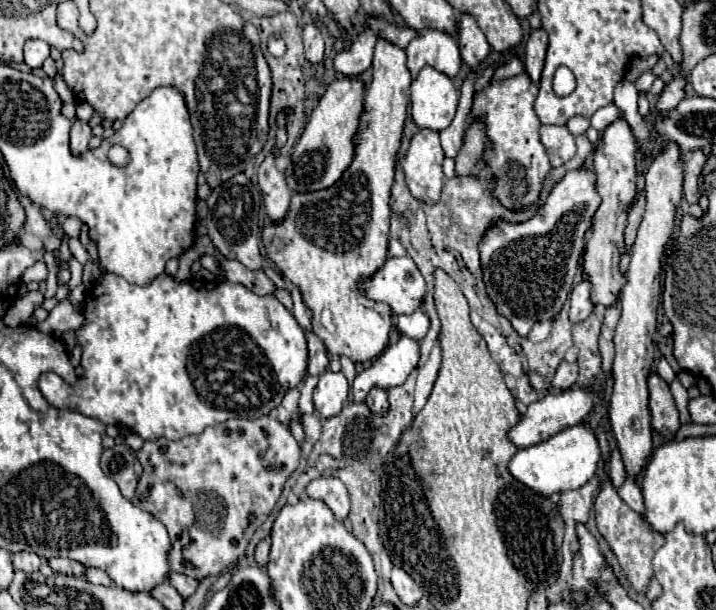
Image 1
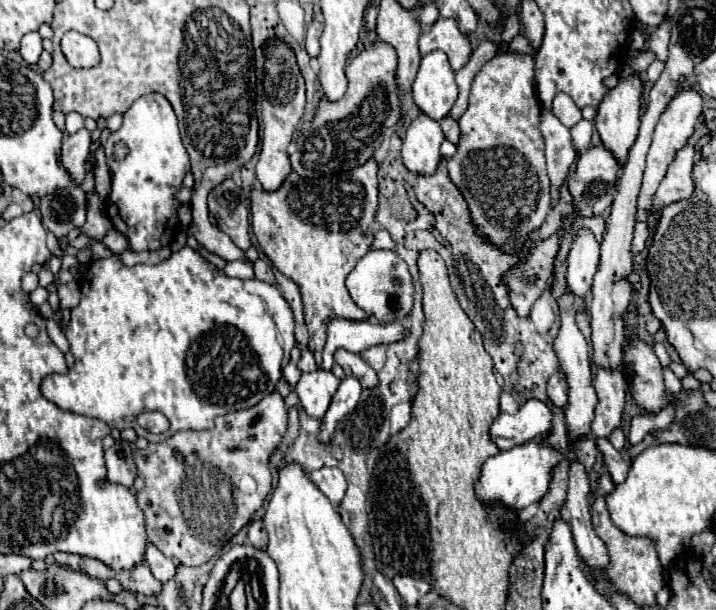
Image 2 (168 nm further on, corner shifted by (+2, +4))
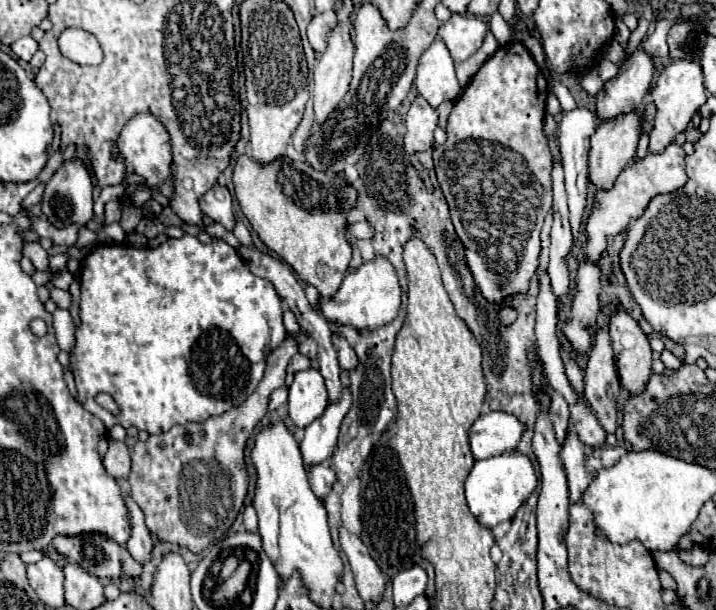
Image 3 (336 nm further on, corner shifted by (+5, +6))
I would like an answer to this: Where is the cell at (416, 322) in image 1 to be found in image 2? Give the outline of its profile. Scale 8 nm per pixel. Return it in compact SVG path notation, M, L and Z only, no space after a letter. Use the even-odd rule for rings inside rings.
M334 318L328 324L328 342L322 352L322 370L332 370L332 356L334 350L344 348L348 352L360 354L362 350L374 344L392 344L400 342L410 334L408 326L400 320L386 322L386 324L370 324L370 322L352 322Z

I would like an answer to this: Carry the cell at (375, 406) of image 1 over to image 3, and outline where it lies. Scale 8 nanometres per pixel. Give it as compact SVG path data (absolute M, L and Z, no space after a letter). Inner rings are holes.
M333 332L333 336L331 336L331 340L333 340L333 346L337 346L337 354L339 354L339 364L341 364L341 368L343 368L343 370L355 368L359 360L357 360L355 350L349 346L349 342L347 342L343 336L335 334L335 332Z

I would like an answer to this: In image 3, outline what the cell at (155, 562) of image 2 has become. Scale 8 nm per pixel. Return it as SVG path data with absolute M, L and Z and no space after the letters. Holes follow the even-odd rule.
M127 496L125 504L129 510L129 520L131 520L131 536L127 540L127 550L133 556L133 560L143 564L149 560L149 554L153 550L153 538L151 538L149 528L145 526L145 516L141 508L135 504L135 500Z

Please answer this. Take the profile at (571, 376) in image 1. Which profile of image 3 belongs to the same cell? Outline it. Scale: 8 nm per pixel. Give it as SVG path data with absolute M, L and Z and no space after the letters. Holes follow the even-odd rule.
M555 390L551 392L551 422L555 426L555 436L559 444L565 444L567 428L569 428L569 408L563 396L559 396Z

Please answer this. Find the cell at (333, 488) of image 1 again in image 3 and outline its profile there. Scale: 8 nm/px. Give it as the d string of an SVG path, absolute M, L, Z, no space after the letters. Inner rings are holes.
M317 464L309 472L309 484L311 484L311 490L315 492L317 498L325 498L335 480L337 480L335 472L333 472L333 468L329 464Z

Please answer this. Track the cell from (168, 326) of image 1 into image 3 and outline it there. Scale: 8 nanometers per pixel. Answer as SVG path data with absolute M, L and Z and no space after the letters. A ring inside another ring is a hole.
M183 234L181 238L169 238L157 248L101 244L85 256L81 274L81 326L77 328L71 368L79 402L93 416L99 416L107 428L113 424L129 428L131 424L149 434L159 434L161 430L167 432L173 424L203 422L209 416L219 416L239 406L263 378L267 342L269 348L277 348L287 334L281 298L269 286L269 280L255 276L239 260L235 248L221 238L203 244L195 236ZM97 392L113 396L119 414L111 414L95 404Z

